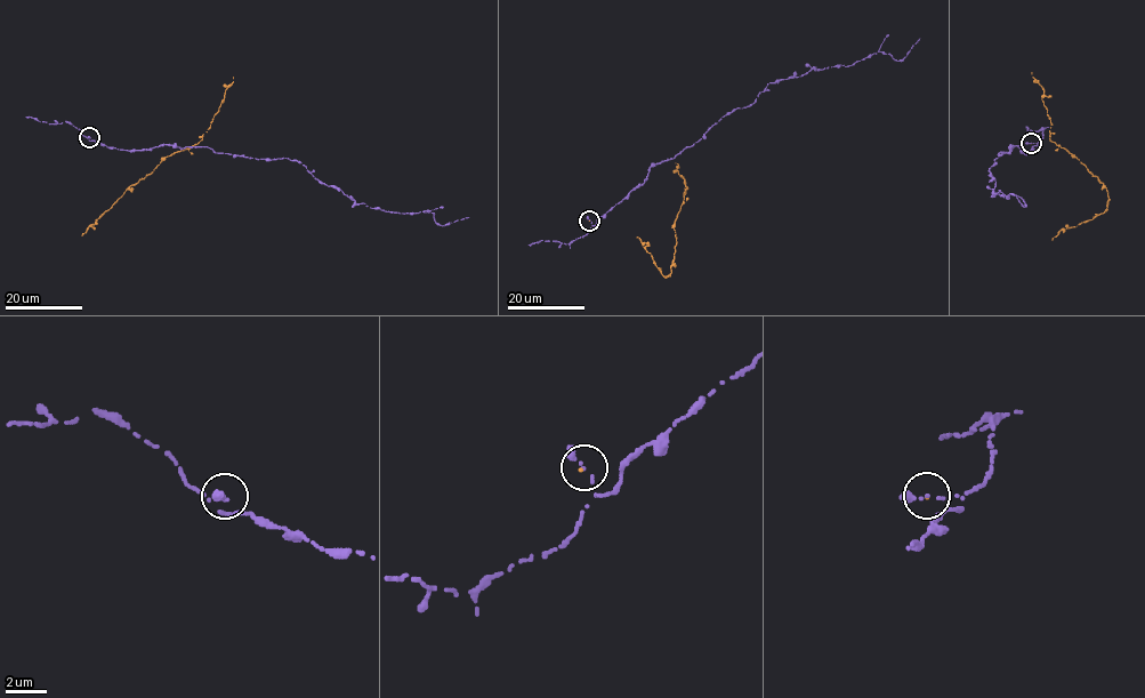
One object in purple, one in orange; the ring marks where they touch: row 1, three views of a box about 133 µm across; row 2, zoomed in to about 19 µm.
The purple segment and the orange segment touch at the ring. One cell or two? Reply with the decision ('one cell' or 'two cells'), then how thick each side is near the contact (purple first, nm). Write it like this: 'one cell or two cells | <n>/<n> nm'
one cell | 150/90 nm

